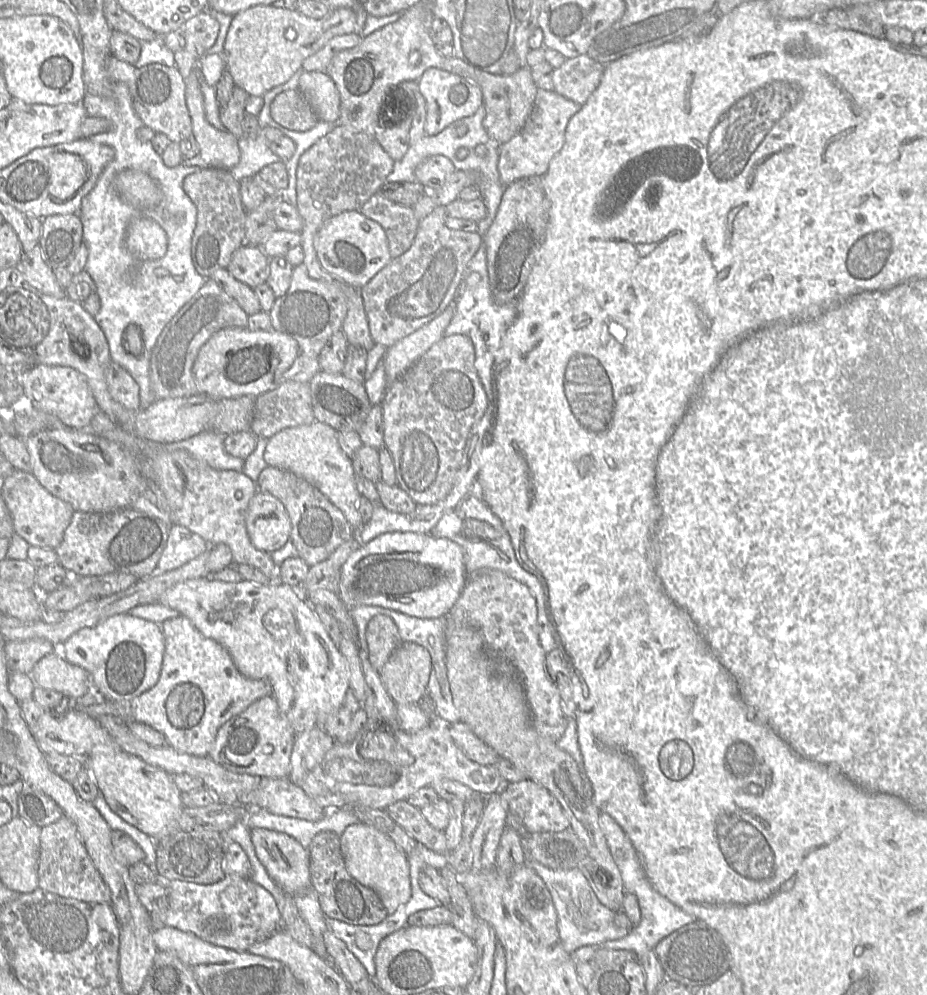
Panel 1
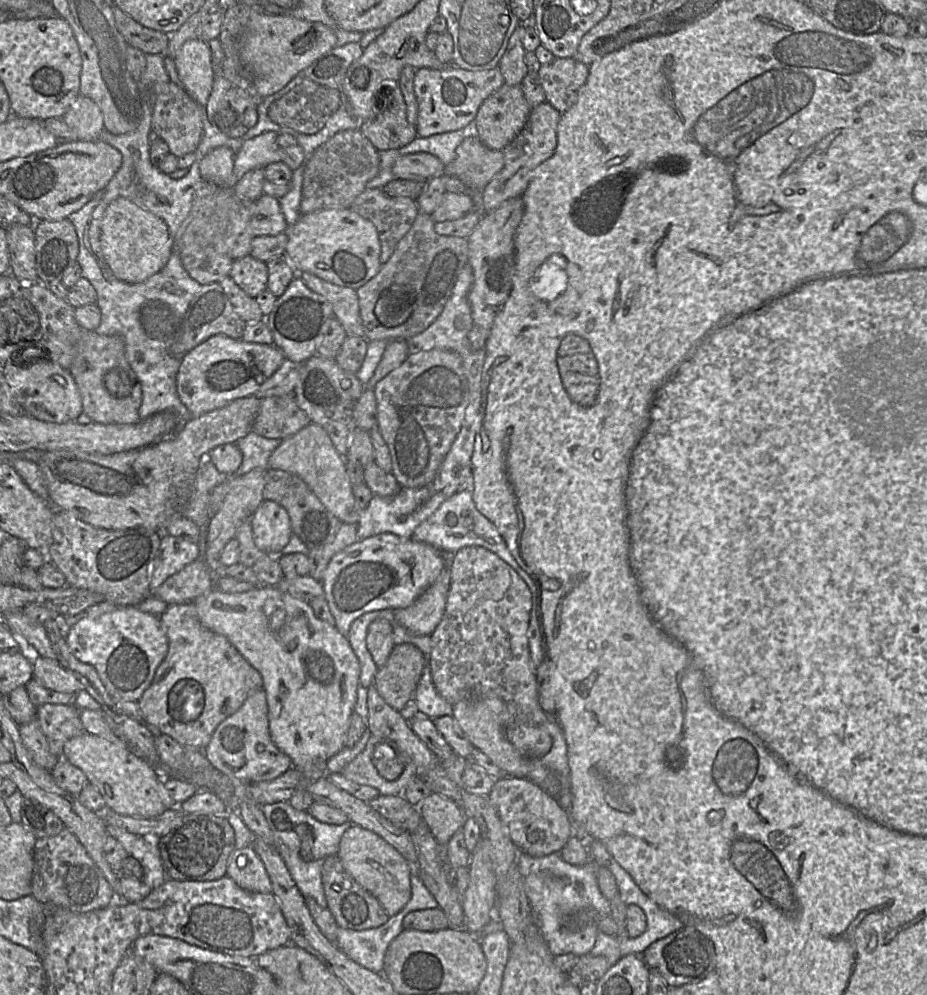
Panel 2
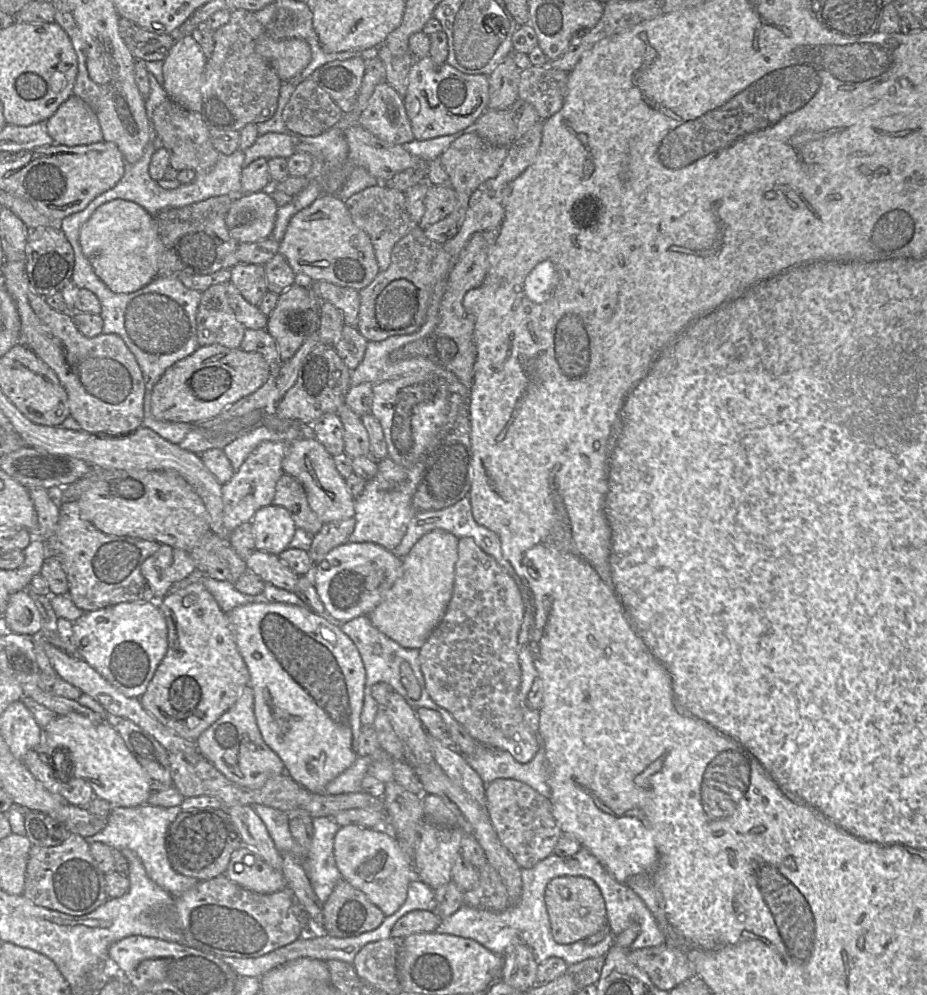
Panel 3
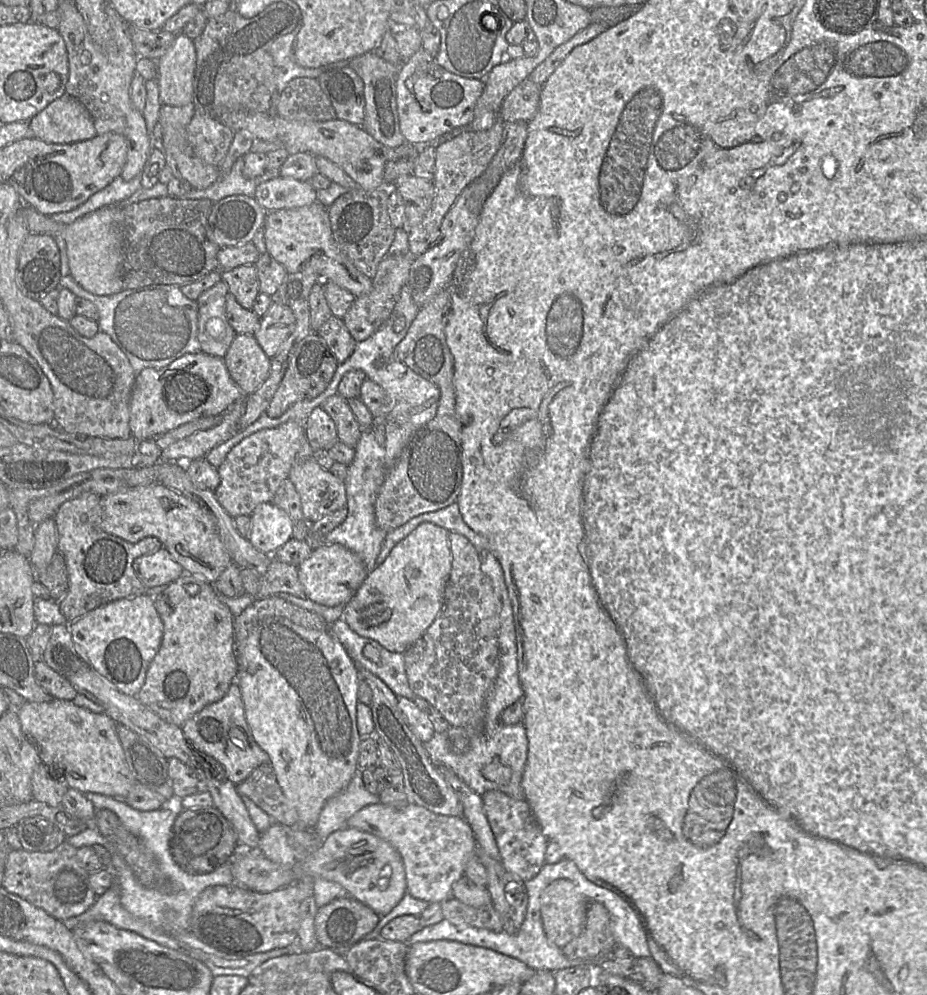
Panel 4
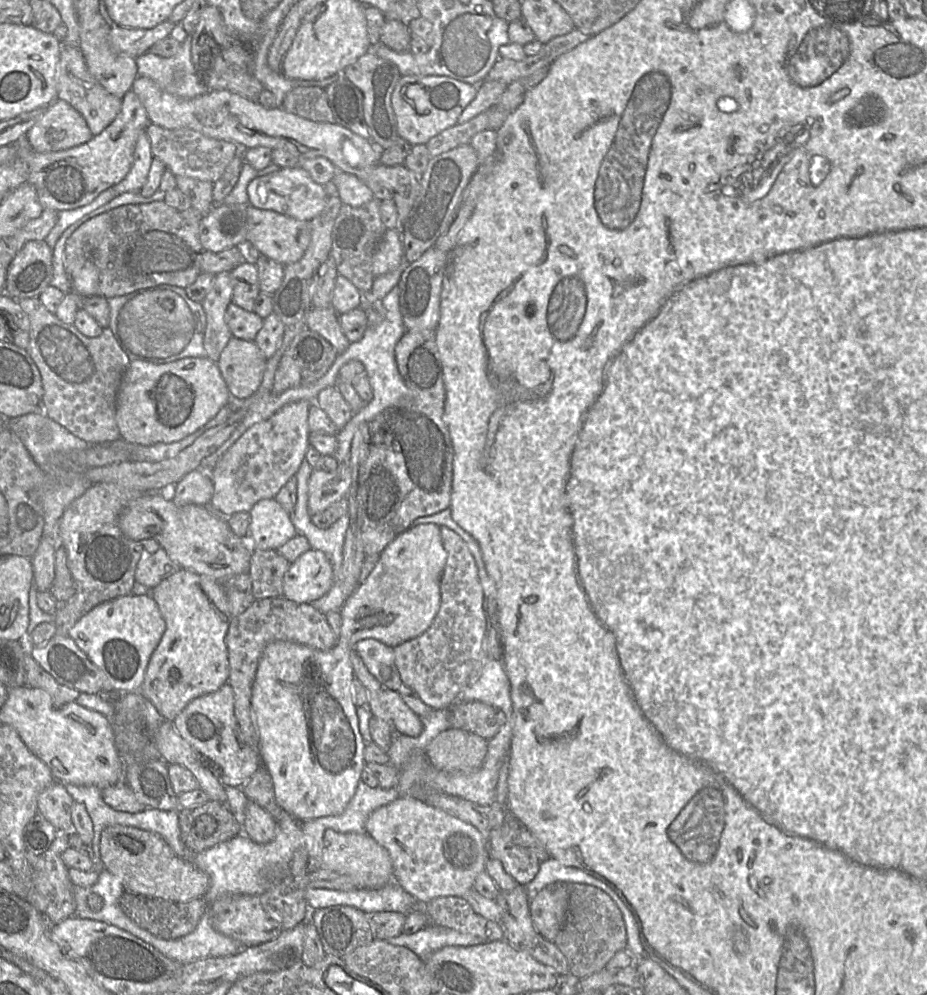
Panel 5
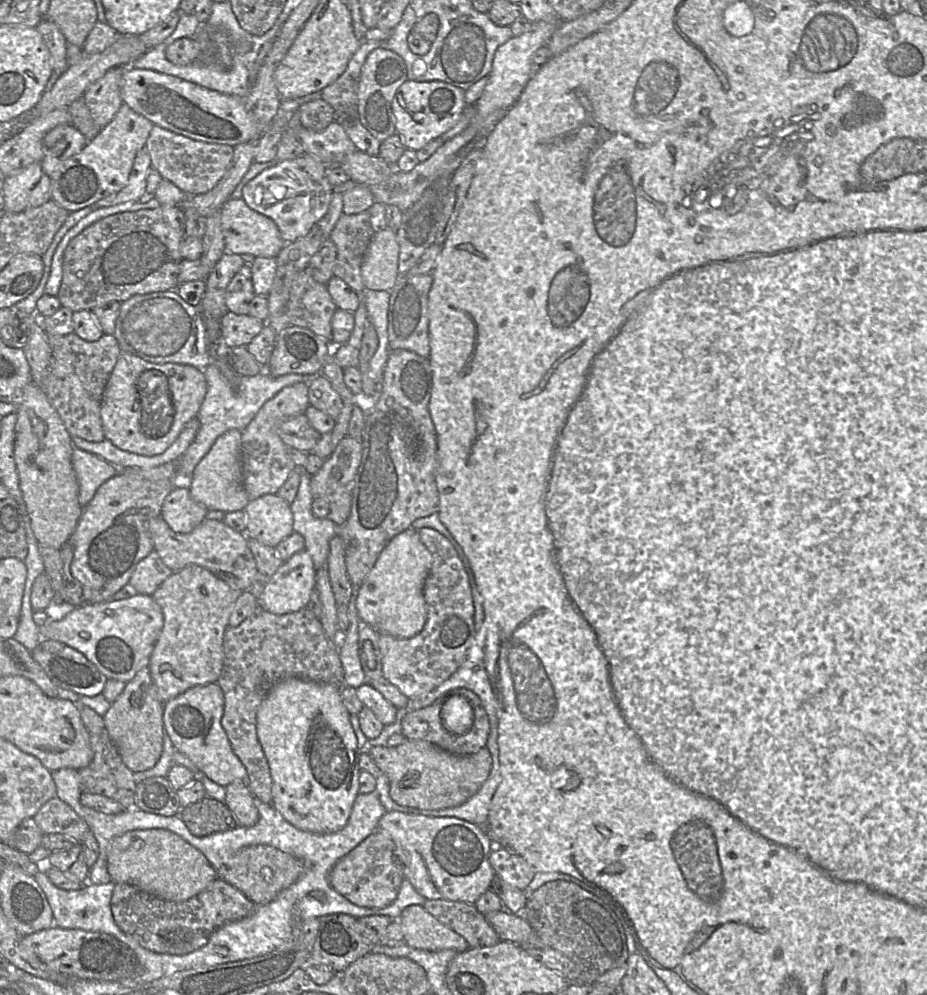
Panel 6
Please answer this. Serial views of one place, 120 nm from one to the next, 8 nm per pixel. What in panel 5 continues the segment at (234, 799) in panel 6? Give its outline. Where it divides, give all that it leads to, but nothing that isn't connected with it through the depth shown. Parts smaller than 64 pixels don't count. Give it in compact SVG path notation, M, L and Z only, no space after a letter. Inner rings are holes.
M250 800L242 822L243 833L259 844L271 842L277 833L277 821L264 808Z

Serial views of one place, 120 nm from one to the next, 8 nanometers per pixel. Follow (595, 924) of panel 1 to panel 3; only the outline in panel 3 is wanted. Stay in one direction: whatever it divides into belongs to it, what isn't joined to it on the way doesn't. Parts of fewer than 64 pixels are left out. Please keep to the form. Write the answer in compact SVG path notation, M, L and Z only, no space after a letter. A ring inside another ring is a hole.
M581 848L579 852L570 857L560 857L552 854L538 862L531 869L521 868L522 895L517 905L508 907L502 912L480 910L462 905L451 916L442 918L442 922L435 931L440 934L450 934L475 940L491 952L502 957L514 946L524 944L531 948L538 965L551 957L561 958L568 965L577 964L590 958L605 957L616 942L613 935L608 935L595 945L588 945L584 939L572 944L558 944L551 932L550 920L544 901L546 886L552 879L562 876L574 876L595 880L591 875L595 871L603 871L603 866L585 848Z

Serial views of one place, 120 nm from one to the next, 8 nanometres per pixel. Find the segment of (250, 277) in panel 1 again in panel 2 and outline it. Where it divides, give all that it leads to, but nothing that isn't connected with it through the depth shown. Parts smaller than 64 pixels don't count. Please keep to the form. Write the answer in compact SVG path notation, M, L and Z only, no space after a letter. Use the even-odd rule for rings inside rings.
M250 254L234 260L229 275L246 294L253 298L267 289L267 264Z

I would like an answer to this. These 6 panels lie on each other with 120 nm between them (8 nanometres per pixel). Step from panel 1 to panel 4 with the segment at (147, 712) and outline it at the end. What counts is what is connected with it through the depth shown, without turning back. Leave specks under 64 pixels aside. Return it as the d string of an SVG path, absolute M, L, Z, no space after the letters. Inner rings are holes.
M185 572L154 596L156 609L164 624L159 650L146 673L137 698L163 720L182 727L204 707L221 700L231 684L237 681L238 662L234 641L234 615L221 600L213 584Z

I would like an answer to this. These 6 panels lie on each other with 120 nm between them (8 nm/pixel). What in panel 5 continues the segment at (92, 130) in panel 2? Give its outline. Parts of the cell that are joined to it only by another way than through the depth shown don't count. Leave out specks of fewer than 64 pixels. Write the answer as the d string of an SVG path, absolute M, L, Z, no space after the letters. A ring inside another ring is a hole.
M55 99L46 106L41 117L25 135L31 148L39 153L66 150L85 144L93 137L84 117L69 103L61 99Z

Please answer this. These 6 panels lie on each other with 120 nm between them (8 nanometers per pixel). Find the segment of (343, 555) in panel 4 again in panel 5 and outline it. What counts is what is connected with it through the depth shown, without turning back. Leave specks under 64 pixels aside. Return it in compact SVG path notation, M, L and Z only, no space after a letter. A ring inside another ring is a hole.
M309 550L291 563L283 579L282 596L296 603L311 603L327 594L334 584L333 567L319 550Z

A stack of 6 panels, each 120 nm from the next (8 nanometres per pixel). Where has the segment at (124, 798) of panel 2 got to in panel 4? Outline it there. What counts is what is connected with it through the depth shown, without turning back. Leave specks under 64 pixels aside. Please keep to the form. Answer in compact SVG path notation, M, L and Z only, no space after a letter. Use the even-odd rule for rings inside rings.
M52 698L46 702L26 701L17 711L21 729L38 751L41 761L49 768L51 775L69 788L83 793L99 793L124 799L136 782L125 758L121 745L117 723L104 713L95 713L89 709L78 707L72 701Z

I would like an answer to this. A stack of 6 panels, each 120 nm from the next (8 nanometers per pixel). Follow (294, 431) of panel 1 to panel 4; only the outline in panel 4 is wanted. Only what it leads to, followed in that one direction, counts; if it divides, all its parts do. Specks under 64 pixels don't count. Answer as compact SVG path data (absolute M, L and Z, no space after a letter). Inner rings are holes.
M313 458L297 459L288 479L300 495L304 520L312 524L347 504L346 485Z

